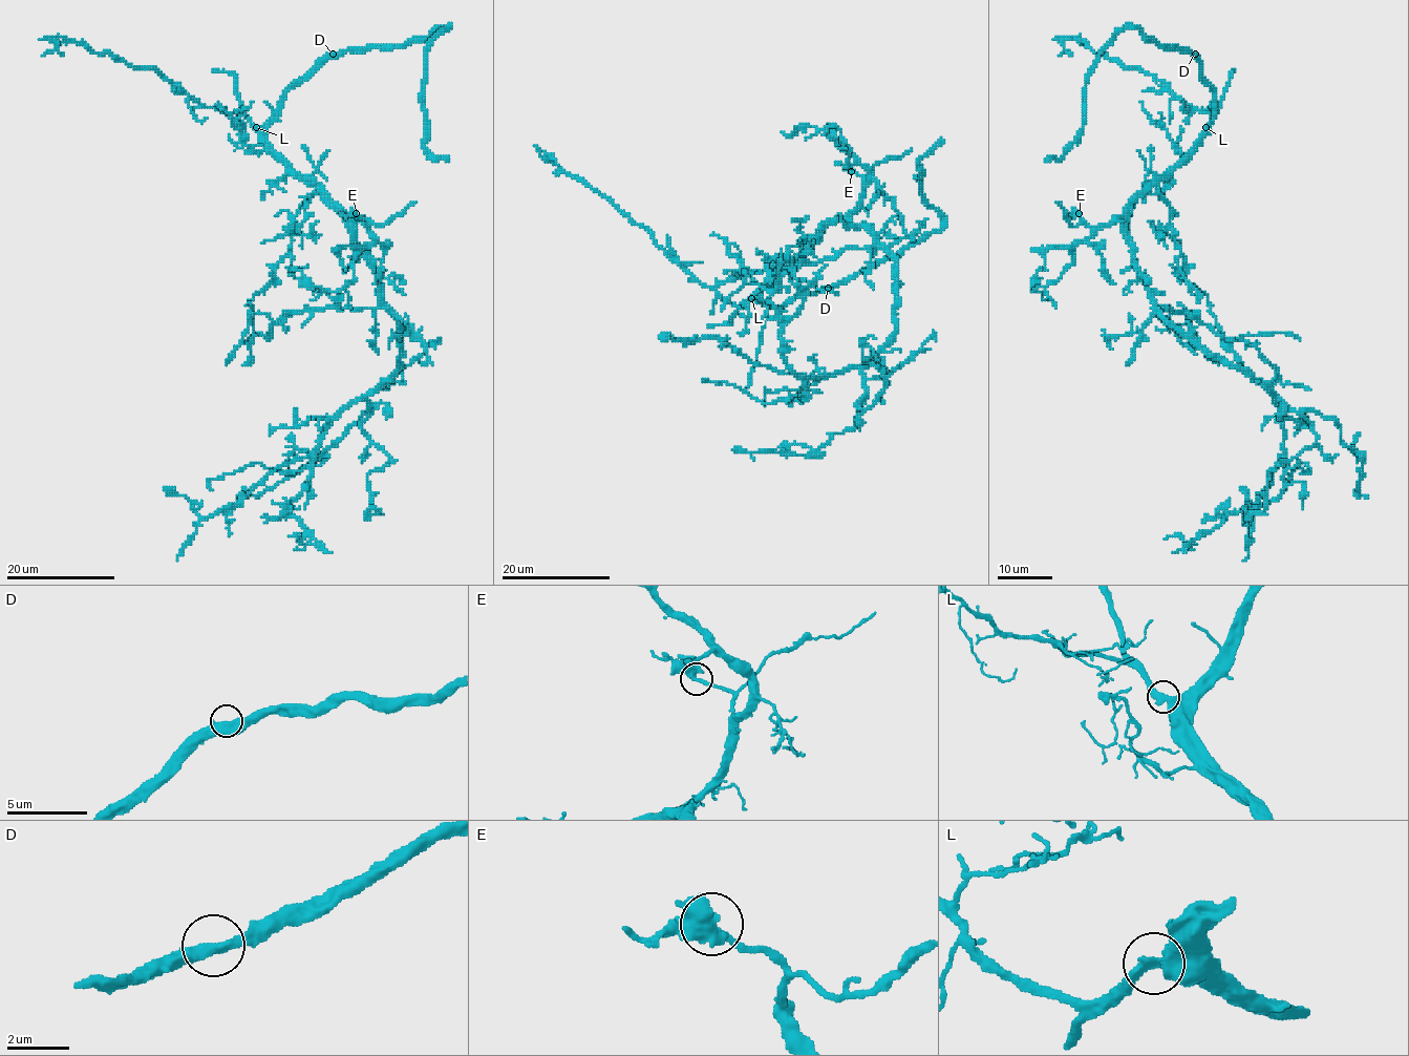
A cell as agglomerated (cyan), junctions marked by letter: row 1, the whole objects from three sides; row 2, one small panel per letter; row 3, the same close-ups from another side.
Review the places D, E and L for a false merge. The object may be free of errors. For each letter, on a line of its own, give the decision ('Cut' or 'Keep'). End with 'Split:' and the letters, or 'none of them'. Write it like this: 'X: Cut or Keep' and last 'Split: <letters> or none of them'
D: Keep
E: Keep
L: Keep
Split: none of them

